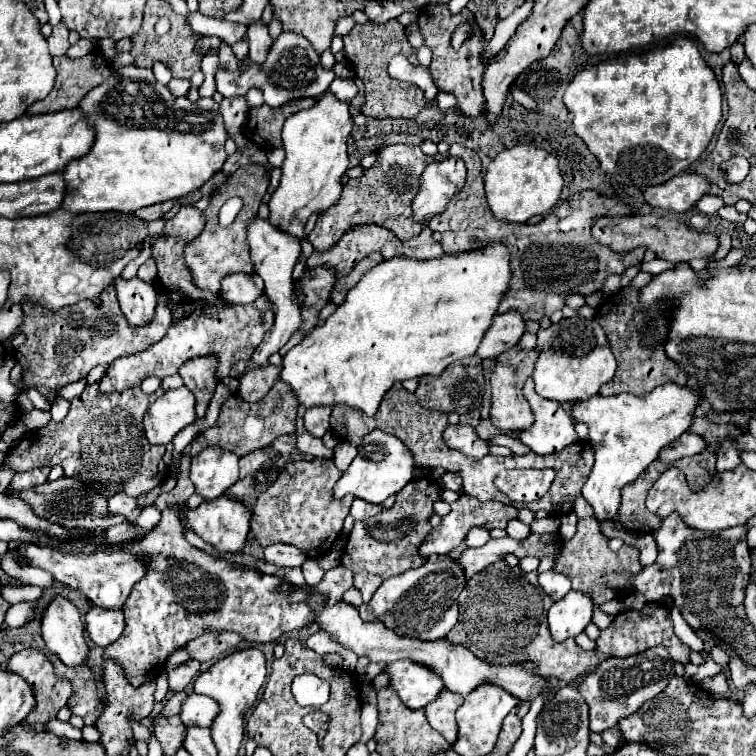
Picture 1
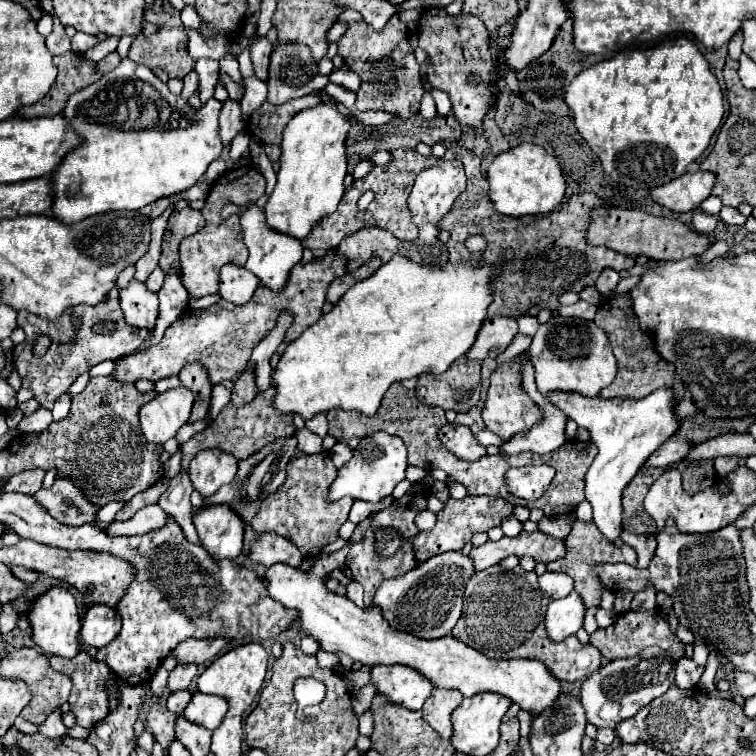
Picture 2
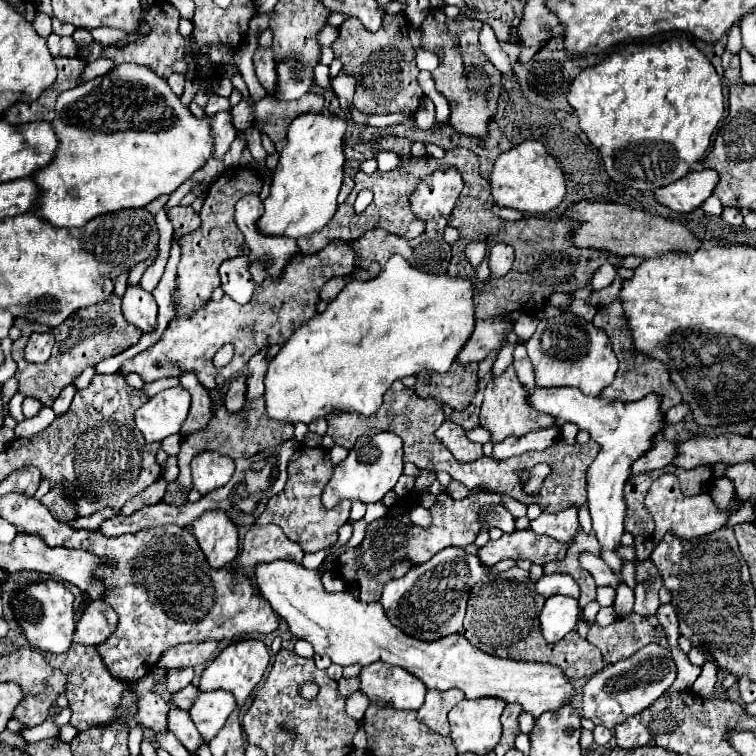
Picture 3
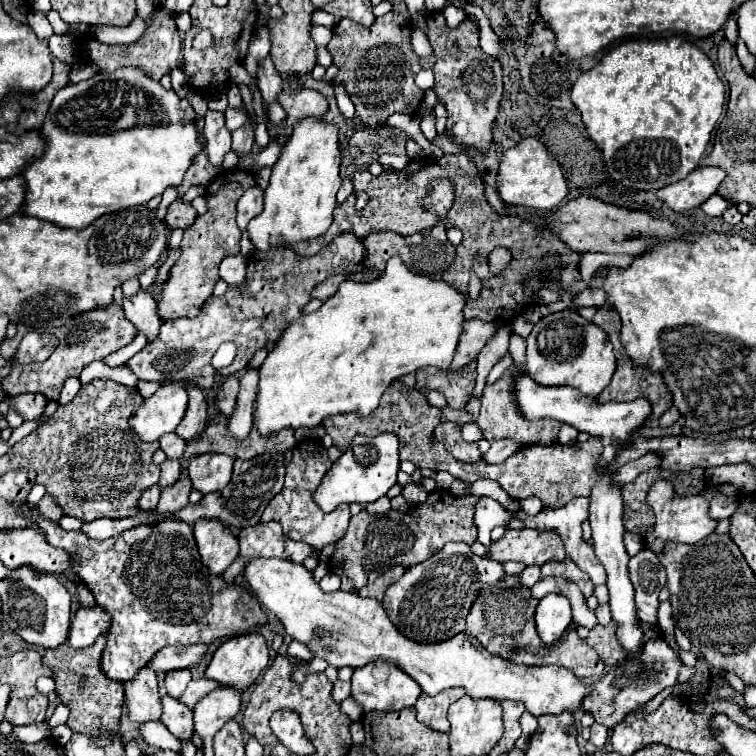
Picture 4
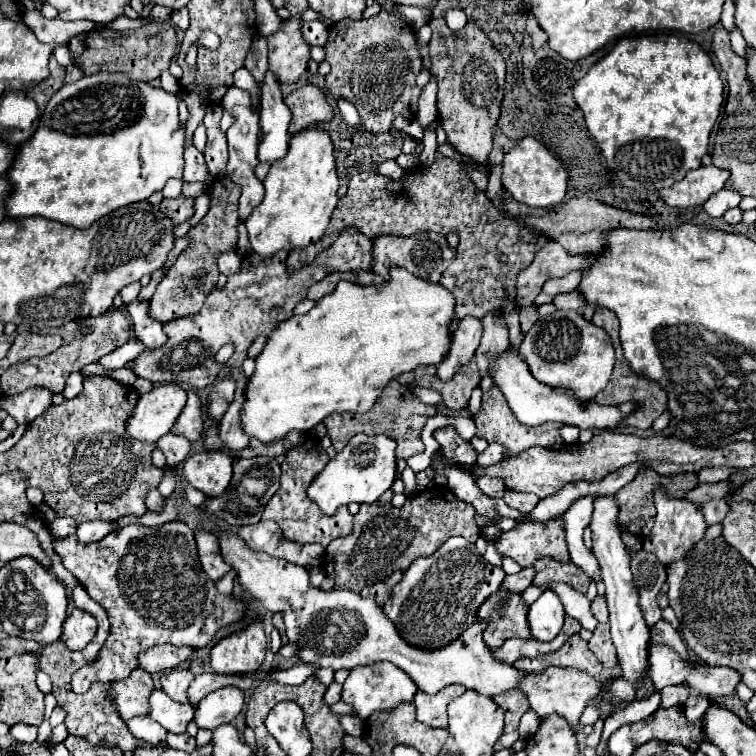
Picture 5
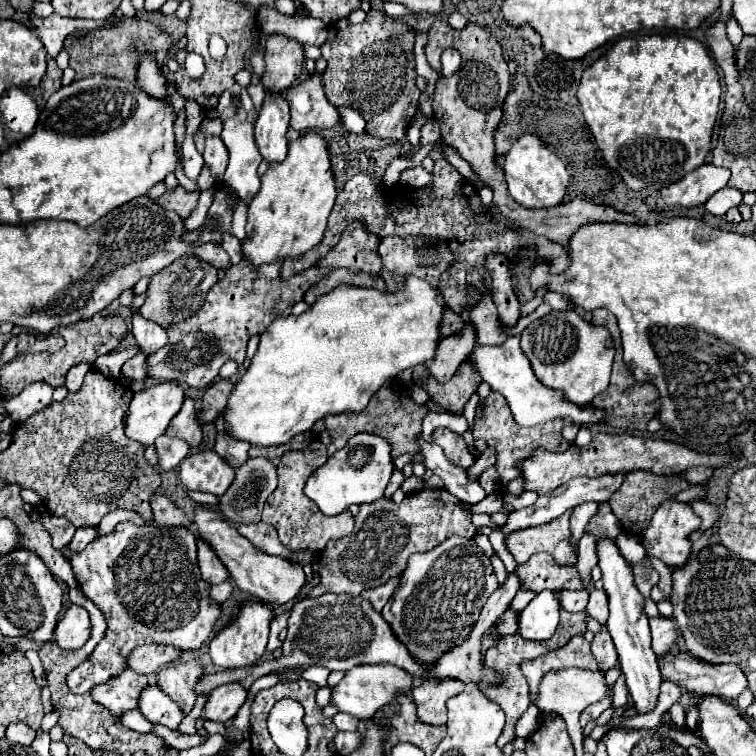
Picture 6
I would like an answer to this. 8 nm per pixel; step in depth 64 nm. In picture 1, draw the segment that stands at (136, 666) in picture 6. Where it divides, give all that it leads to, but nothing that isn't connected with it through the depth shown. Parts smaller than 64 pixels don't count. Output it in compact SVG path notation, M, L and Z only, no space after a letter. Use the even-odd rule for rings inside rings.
M204 632L204 636L190 640L184 646L184 650L190 654L192 660L210 662L210 660L216 660L216 658L224 656L226 652L238 648L240 642L242 642L242 638L232 632Z

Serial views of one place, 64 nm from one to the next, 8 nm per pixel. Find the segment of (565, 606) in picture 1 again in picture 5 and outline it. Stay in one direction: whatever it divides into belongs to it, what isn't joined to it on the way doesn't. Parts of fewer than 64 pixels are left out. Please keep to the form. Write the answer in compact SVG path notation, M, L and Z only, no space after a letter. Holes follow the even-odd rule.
M546 590L530 608L528 608L528 628L532 638L550 642L564 624L564 608L556 592Z

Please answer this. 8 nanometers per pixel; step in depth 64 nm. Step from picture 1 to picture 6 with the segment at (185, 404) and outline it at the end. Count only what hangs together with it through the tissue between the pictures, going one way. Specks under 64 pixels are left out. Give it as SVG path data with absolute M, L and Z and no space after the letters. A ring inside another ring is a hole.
M160 382L136 392L126 416L126 436L144 446L154 444L174 414L178 414L182 402L184 390L176 382Z

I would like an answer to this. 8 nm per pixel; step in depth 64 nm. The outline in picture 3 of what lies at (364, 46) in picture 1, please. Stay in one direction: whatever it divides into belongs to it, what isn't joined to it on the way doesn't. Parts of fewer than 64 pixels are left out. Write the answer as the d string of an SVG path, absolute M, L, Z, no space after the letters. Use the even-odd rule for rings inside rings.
M404 12L394 16L386 14L380 30L366 30L360 20L346 18L338 28L338 38L332 44L334 56L342 62L344 72L358 72L356 78L356 94L354 108L362 114L392 114L402 112L406 116L414 116L424 92L420 90L416 76L418 68L414 62L416 50L408 38L408 20Z

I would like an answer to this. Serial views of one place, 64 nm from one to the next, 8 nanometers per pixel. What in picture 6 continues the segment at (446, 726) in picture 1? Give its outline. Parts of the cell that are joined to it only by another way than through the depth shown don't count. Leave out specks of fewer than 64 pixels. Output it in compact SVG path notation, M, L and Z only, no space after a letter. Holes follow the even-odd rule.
M454 678L426 680L412 690L412 698L418 706L418 718L426 724L446 724L446 700L464 690L464 682Z

